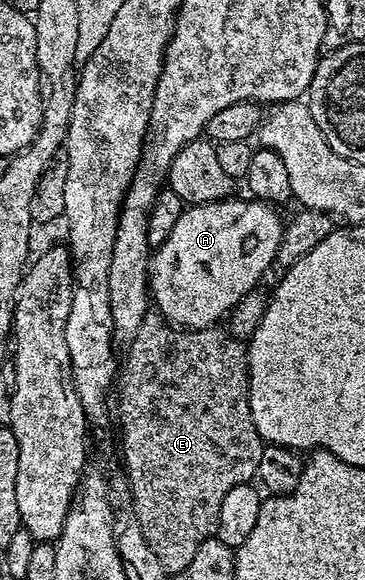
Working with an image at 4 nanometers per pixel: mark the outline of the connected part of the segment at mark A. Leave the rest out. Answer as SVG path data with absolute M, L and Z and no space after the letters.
M261 201L251 202L251 207L245 207L244 204L238 203L235 207L229 207L229 202L216 202L206 205L194 205L194 208L183 210L180 221L176 223L172 229L172 233L166 238L165 246L170 247L170 256L166 259L166 291L170 294L170 299L174 303L162 303L156 307L157 314L161 315L167 323L177 325L183 329L201 329L203 327L214 327L217 319L229 316L234 304L239 303L243 297L249 293L257 283L263 282L266 270L274 263L274 258L278 255L278 247L280 251L280 223L278 227L278 215L273 206L267 205Z

